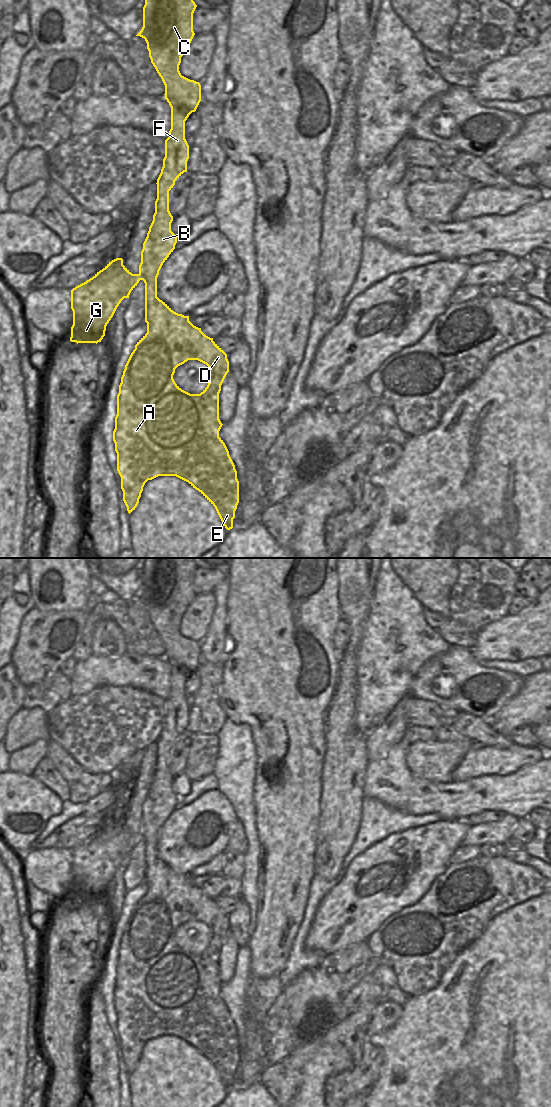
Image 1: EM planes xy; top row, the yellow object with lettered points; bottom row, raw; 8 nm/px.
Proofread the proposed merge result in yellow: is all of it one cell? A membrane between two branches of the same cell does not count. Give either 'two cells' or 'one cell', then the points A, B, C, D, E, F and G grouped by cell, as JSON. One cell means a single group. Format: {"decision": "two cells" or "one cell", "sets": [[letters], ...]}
{"decision": "two cells", "sets": [["A", "B", "C", "D", "E", "F"], ["G"]]}

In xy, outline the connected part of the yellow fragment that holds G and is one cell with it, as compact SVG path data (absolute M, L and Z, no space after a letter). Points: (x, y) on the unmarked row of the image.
M122 818L109 822L86 842L71 850L71 869L73 885L71 887L71 902L98 903L105 896L106 886L113 877L117 867L124 858L129 858L131 851L143 837L132 834L124 825Z

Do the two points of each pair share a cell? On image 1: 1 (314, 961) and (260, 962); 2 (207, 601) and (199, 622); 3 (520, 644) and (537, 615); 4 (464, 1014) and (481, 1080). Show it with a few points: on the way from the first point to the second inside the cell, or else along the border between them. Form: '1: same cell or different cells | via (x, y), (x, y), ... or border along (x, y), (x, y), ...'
1: different cells | border along (294, 940), (285, 965), (269, 978)
2: same cell | via (202, 606), (199, 617)
3: same cell | via (526, 637), (537, 626), (537, 622)
4: same cell | via (480, 1030), (481, 1064)

